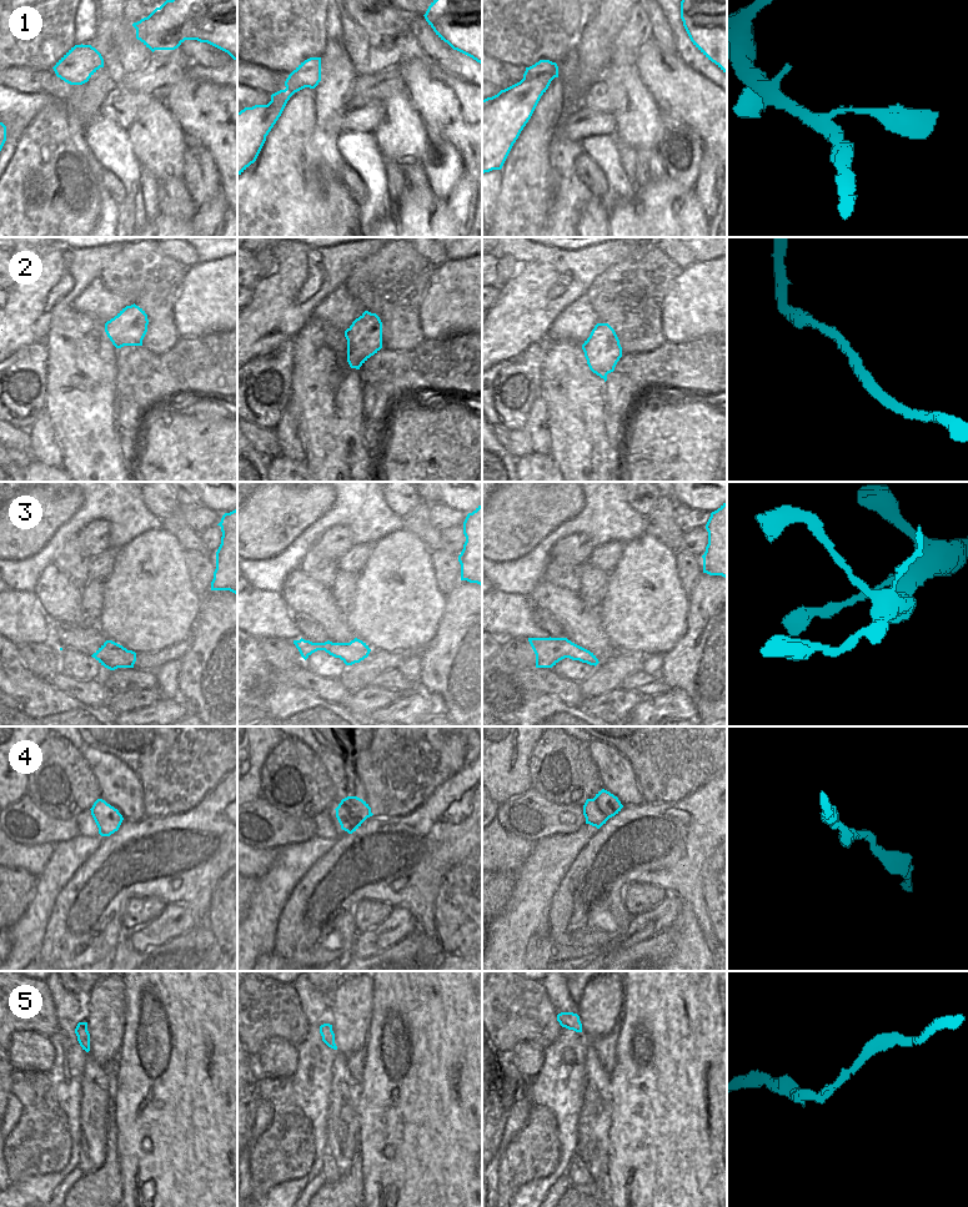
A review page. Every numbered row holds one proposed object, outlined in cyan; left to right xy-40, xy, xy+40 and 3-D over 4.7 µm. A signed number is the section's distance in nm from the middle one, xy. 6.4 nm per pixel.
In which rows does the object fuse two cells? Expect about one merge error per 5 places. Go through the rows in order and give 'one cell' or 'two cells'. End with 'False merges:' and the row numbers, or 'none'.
1: one cell
2: one cell
3: one cell
4: one cell
5: one cell
False merges: none

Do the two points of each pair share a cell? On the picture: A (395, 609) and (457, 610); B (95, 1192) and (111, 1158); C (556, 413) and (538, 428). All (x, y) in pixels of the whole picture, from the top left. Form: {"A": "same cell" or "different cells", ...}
{"A": "different cells", "B": "same cell", "C": "different cells"}

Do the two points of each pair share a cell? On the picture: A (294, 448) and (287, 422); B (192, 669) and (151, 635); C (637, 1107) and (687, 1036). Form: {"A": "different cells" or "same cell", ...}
{"A": "same cell", "B": "different cells", "C": "same cell"}

